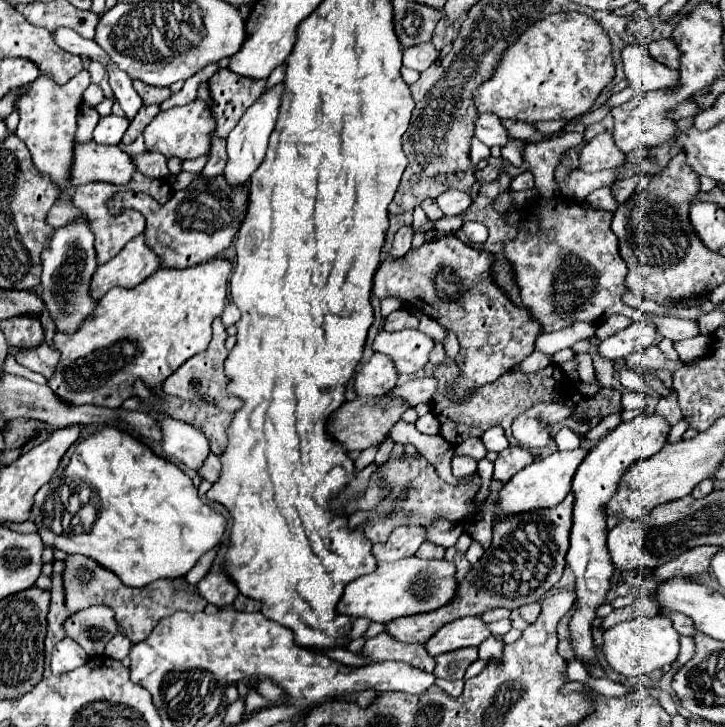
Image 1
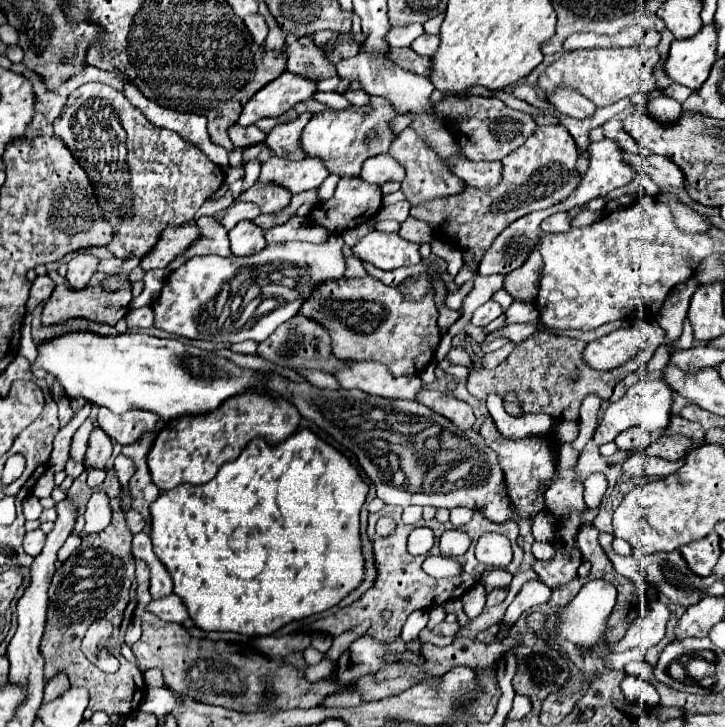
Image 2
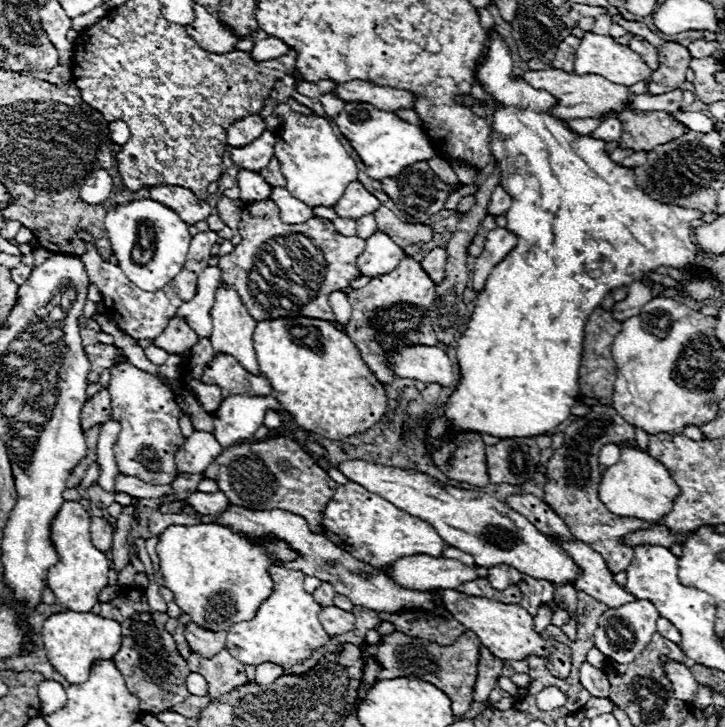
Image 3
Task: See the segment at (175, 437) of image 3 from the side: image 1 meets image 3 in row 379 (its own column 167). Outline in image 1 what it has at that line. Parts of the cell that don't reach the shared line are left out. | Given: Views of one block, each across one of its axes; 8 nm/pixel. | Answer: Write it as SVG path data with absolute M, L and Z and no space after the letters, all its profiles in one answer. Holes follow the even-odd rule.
M194 100L186 106L176 106L170 108L166 112L160 112L144 130L144 140L146 140L146 148L150 152L160 152L166 158L170 156L178 156L180 160L188 160L188 158L198 158L210 152L210 132L216 128L214 126L214 114L210 112L210 108L200 102Z

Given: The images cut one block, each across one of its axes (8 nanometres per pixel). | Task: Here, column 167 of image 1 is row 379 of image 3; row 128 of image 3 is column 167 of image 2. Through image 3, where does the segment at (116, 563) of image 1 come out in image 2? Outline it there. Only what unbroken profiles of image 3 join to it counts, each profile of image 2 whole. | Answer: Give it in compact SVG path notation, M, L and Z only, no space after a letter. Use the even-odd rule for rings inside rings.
M300 428L296 434L292 434L288 440L278 444L276 448L266 448L264 438L254 438L242 454L228 462L222 464L218 474L200 486L192 484L180 484L164 494L150 506L150 516L152 516L152 546L160 562L166 566L166 570L172 576L174 582L174 594L182 598L182 604L188 608L190 618L194 620L194 626L212 632L238 632L244 636L270 636L278 632L282 626L294 620L308 618L312 614L320 614L336 604L340 604L352 590L356 590L362 580L364 580L364 556L362 556L362 540L360 540L360 508L366 500L368 494L368 484L358 476L356 466L350 464L346 456L342 456L338 450L332 446L324 444L322 438L318 438L312 430Z

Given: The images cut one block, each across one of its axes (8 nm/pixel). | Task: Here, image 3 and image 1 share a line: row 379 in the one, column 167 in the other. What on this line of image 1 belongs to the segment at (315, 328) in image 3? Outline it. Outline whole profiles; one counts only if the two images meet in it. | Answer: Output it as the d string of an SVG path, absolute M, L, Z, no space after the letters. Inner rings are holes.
M214 258L192 268L160 268L144 282L134 288L112 288L98 302L96 314L84 322L84 326L68 336L54 336L54 344L62 358L48 386L72 404L96 404L106 408L118 408L126 398L132 396L132 382L136 378L144 380L148 386L160 386L168 374L172 374L190 356L204 352L212 340L212 322L222 316L228 304L228 276L232 272L232 262L226 258Z

